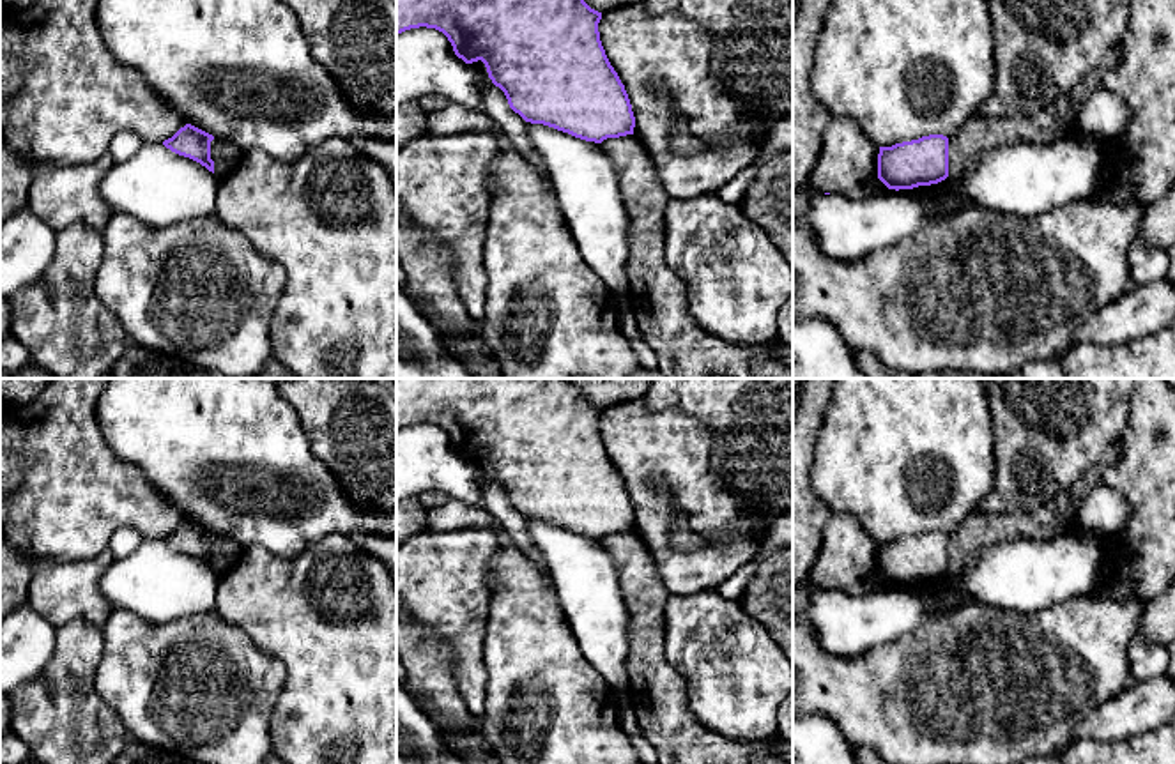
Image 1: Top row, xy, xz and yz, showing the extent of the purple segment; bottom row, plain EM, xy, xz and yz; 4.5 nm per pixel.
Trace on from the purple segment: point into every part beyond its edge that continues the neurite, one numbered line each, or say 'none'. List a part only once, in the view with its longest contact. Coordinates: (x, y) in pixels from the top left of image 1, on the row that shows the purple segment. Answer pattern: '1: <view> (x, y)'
none

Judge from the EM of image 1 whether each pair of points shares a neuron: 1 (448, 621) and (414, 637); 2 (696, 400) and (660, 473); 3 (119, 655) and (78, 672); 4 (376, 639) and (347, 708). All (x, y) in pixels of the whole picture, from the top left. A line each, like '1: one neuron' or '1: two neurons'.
1: two neurons
2: two neurons
3: two neurons
4: one neuron

